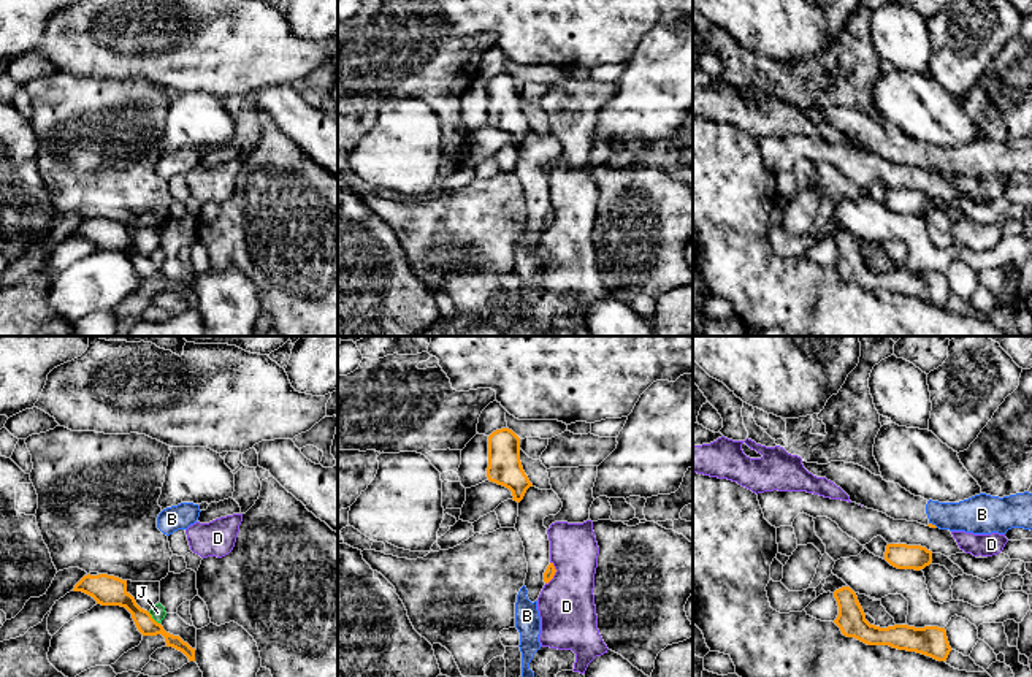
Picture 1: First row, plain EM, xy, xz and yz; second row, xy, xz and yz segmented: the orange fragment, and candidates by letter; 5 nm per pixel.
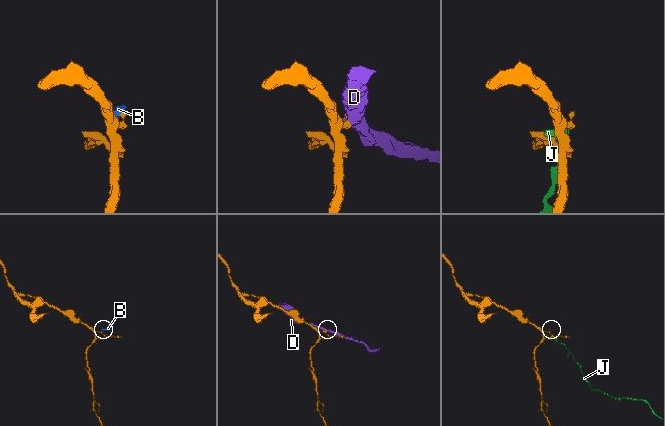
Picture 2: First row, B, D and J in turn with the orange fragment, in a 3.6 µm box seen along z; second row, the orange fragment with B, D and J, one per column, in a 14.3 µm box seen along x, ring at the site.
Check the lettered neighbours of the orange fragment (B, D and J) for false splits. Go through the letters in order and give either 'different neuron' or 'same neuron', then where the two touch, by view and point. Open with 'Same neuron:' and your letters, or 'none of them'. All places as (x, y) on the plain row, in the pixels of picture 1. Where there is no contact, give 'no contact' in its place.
Same neuron: none of them
B: different neuron; contact yz (934, 170)
D: different neuron; contact xz (555, 216)
J: different neuron; contact xy (152, 263)

